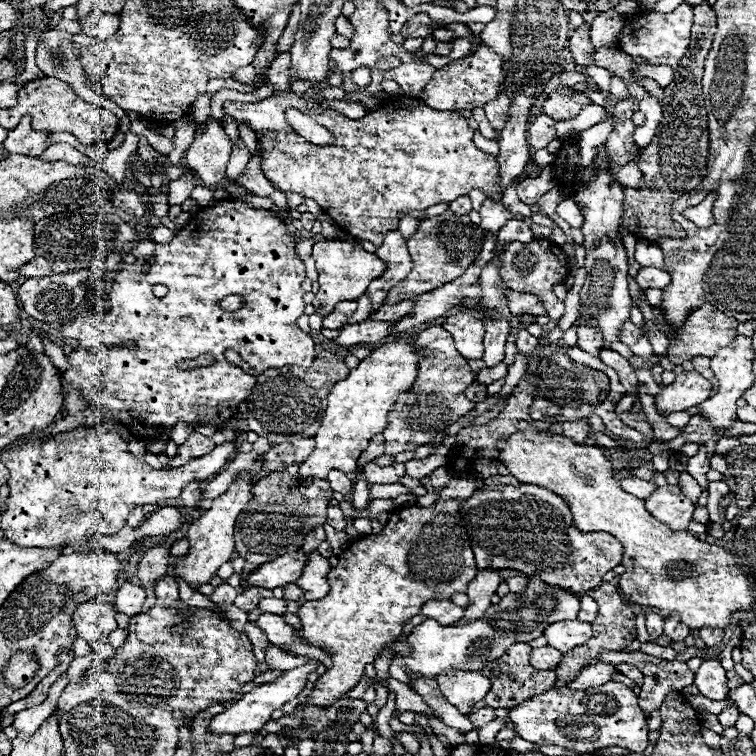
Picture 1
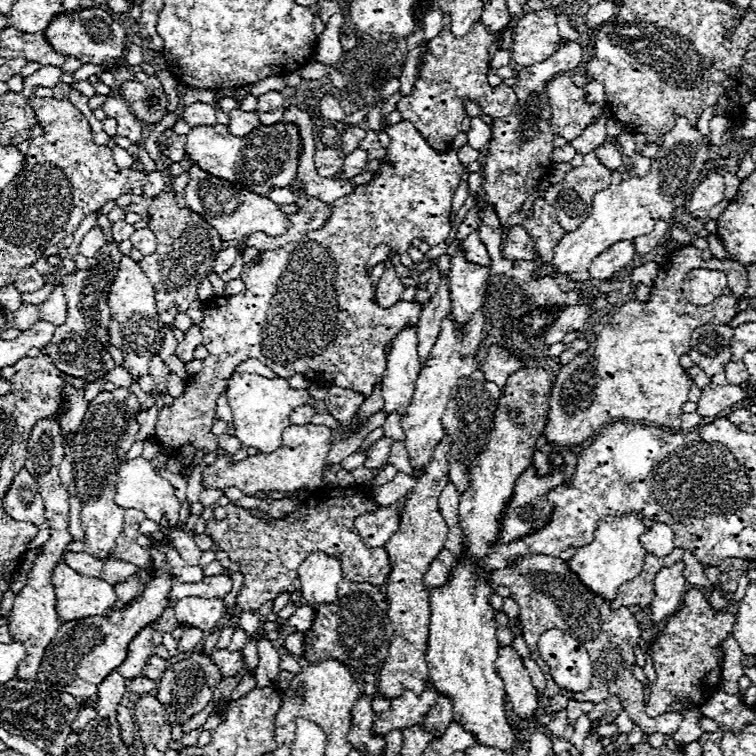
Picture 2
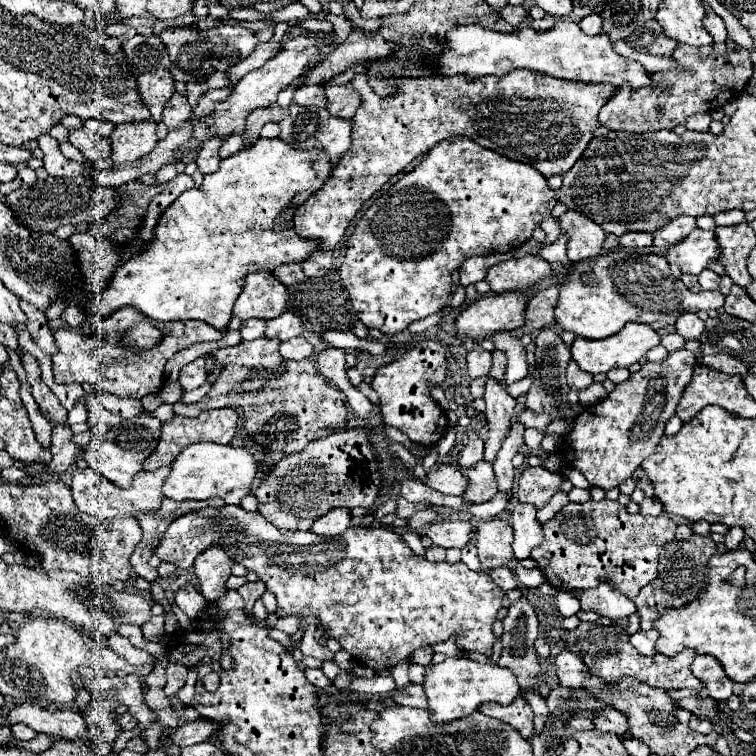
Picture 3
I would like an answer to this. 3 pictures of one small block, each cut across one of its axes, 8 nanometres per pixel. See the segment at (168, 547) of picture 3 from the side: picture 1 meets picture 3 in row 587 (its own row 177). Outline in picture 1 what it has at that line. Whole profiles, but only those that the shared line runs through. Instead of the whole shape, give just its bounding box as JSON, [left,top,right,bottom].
[222,90,500,246]

